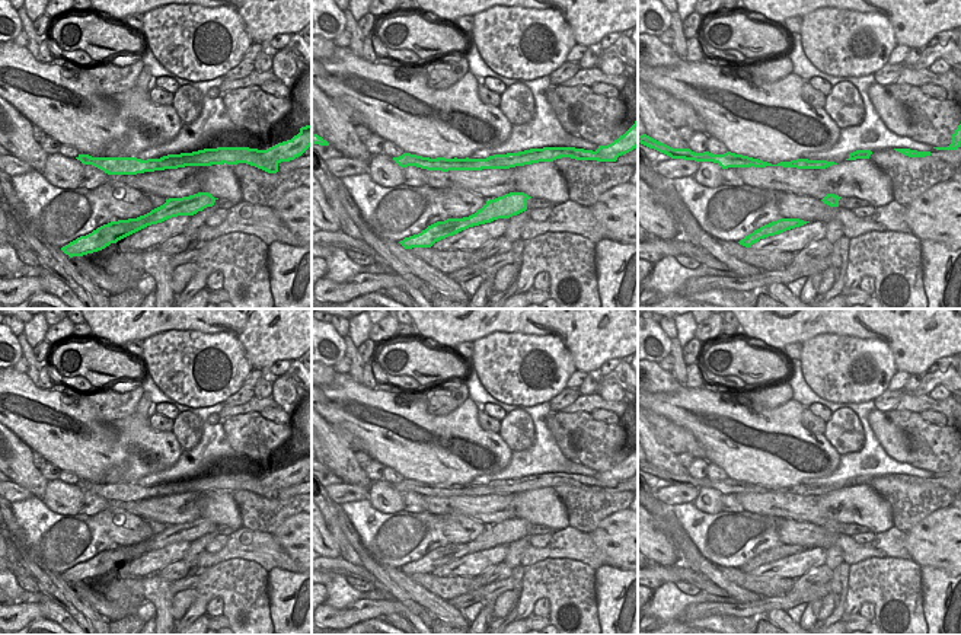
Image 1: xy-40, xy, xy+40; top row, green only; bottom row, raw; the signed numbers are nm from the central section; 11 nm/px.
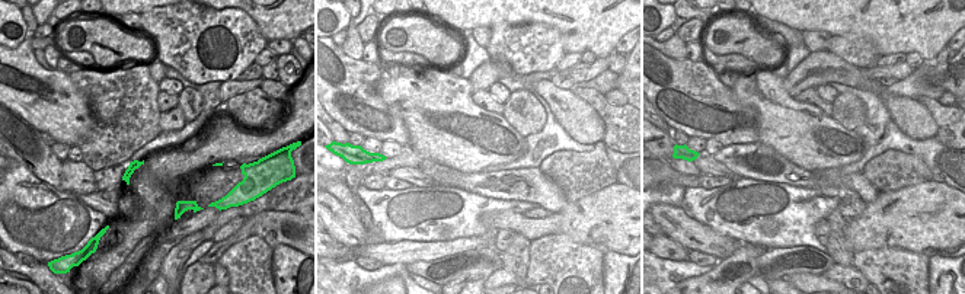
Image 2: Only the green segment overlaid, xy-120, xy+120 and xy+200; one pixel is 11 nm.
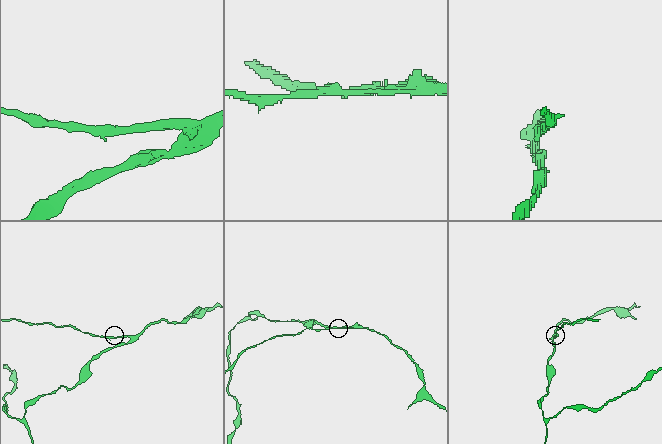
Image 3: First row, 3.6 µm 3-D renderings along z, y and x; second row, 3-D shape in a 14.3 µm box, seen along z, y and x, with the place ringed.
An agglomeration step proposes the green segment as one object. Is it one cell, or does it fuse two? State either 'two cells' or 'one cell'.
two cells

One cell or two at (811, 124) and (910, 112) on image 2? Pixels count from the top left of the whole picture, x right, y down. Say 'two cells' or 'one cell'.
two cells

